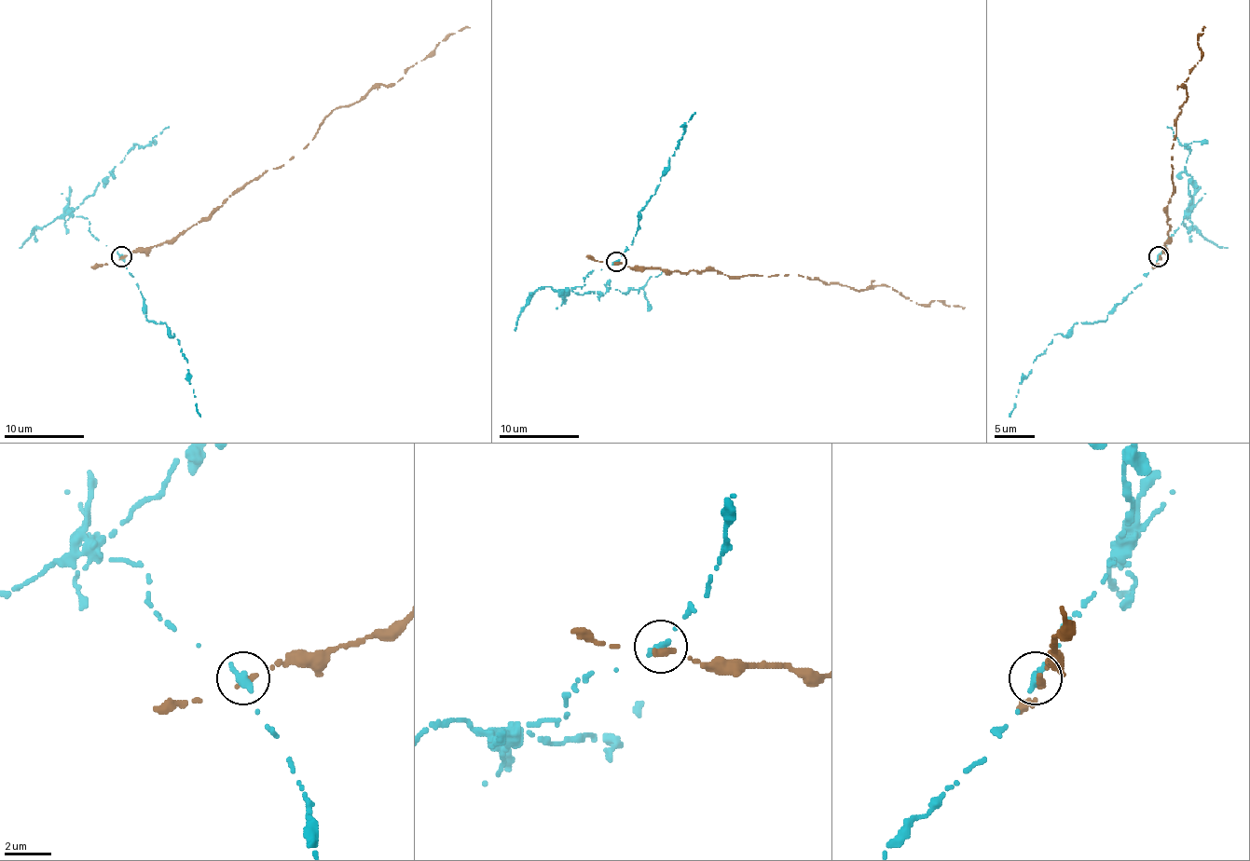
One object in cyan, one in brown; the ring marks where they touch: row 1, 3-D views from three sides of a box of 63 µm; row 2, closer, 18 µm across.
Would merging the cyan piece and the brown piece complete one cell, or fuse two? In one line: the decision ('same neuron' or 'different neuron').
different neuron

